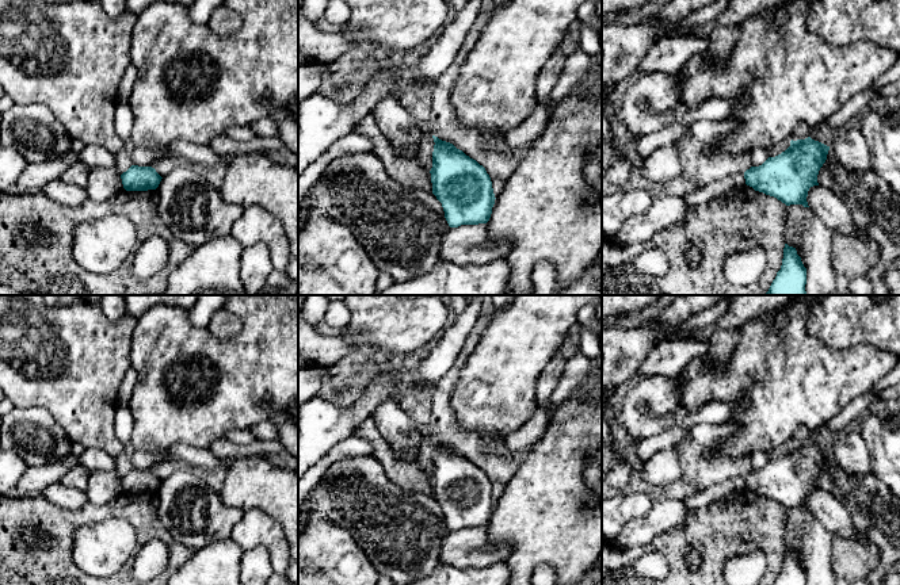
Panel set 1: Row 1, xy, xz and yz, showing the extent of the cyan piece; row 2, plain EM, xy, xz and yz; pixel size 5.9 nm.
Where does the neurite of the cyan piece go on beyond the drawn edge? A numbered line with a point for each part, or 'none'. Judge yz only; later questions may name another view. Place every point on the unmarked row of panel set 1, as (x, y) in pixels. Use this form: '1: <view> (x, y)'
none

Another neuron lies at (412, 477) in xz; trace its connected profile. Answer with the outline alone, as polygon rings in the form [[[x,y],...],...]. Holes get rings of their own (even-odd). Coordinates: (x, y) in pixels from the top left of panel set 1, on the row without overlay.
[[[369,416],[359,424],[354,433],[371,443],[371,455],[382,464],[388,478],[400,488],[412,492],[432,496],[431,477],[419,462],[409,463],[401,460],[390,444],[380,433],[374,420]]]

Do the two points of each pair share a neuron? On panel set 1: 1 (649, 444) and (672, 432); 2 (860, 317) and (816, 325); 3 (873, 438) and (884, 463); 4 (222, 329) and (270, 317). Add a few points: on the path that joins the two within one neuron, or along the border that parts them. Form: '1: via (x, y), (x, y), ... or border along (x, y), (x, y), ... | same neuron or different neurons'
1: via (655, 443), (667, 438) | same neuron
2: via (849, 317), (827, 321) | same neuron
3: via (880, 444), (884, 448), (884, 457) | same neuron
4: border along (241, 321), (232, 336), (209, 331) | different neurons

